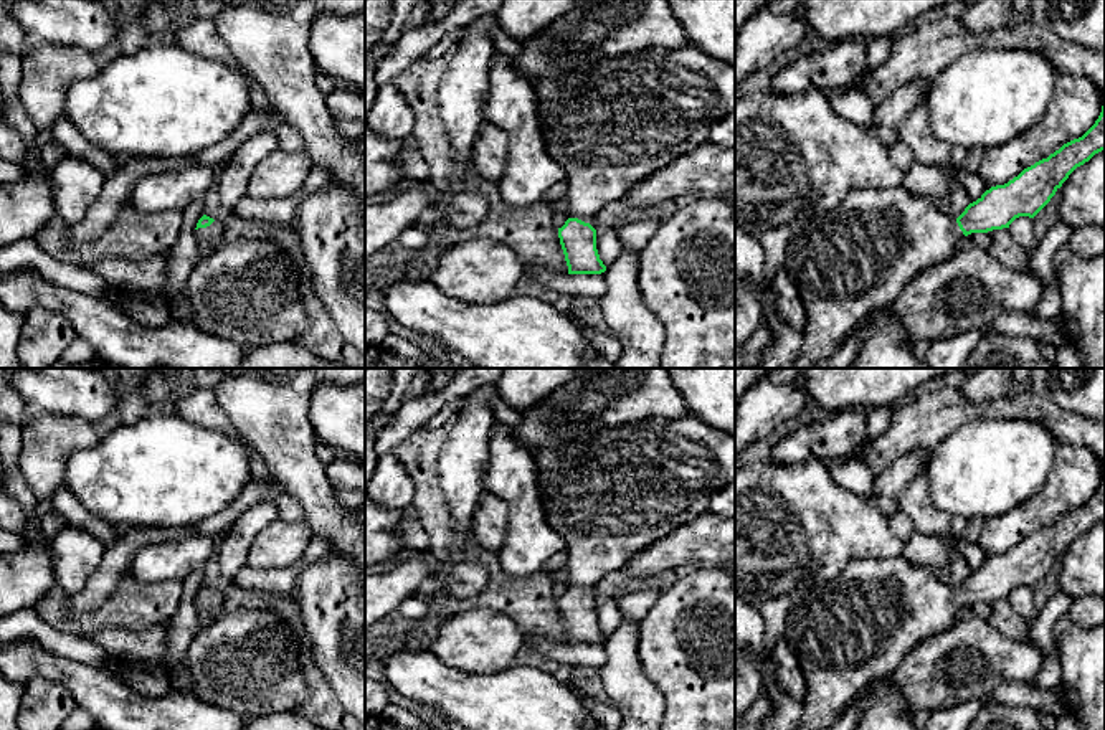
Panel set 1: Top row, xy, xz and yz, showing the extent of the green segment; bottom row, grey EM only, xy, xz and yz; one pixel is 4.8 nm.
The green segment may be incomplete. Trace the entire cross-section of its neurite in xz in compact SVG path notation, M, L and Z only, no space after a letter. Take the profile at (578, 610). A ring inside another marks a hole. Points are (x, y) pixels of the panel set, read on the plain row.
M692 413L679 420L647 418L614 428L598 424L586 439L567 443L560 449L552 449L545 443L534 449L532 456L547 522L565 540L568 590L558 598L558 608L568 644L606 641L596 619L596 600L590 595L600 580L623 570L636 553L705 514L710 497L735 482L735 438Z

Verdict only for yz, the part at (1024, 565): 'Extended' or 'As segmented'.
Extended

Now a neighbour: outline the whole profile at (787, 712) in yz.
M735 593L735 647L753 649L761 661L761 692L773 710L760 730L796 730L803 717L803 699L791 697L778 682L776 662L765 647L763 616L743 596Z

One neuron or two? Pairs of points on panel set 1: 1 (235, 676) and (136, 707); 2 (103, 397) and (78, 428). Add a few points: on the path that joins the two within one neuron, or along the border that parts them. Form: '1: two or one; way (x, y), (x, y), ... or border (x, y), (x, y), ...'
1: two; border (192, 692), (228, 711)
2: two; border (48, 413), (80, 415), (101, 428)

